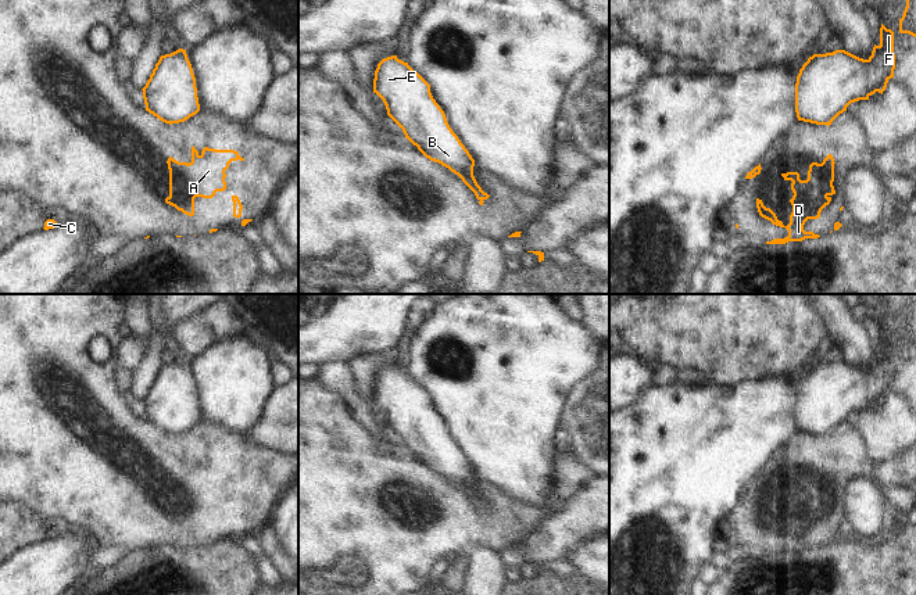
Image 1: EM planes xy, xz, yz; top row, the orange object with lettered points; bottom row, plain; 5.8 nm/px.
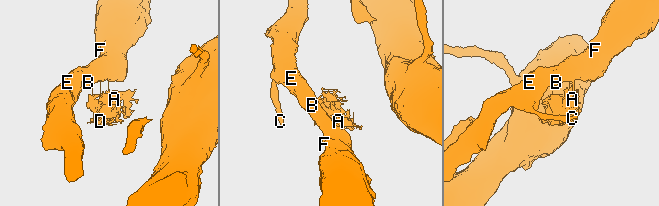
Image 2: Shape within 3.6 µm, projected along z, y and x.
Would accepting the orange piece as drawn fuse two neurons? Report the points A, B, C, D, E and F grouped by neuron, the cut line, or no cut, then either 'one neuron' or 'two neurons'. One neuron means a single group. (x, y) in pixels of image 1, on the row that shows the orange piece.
A D / B C E F; cut in yz along (830, 121), (825, 124); two neurons

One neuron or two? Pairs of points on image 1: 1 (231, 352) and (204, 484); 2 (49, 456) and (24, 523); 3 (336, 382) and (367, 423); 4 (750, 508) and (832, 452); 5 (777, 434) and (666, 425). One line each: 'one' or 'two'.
1: two
2: two
3: one
4: one
5: one

